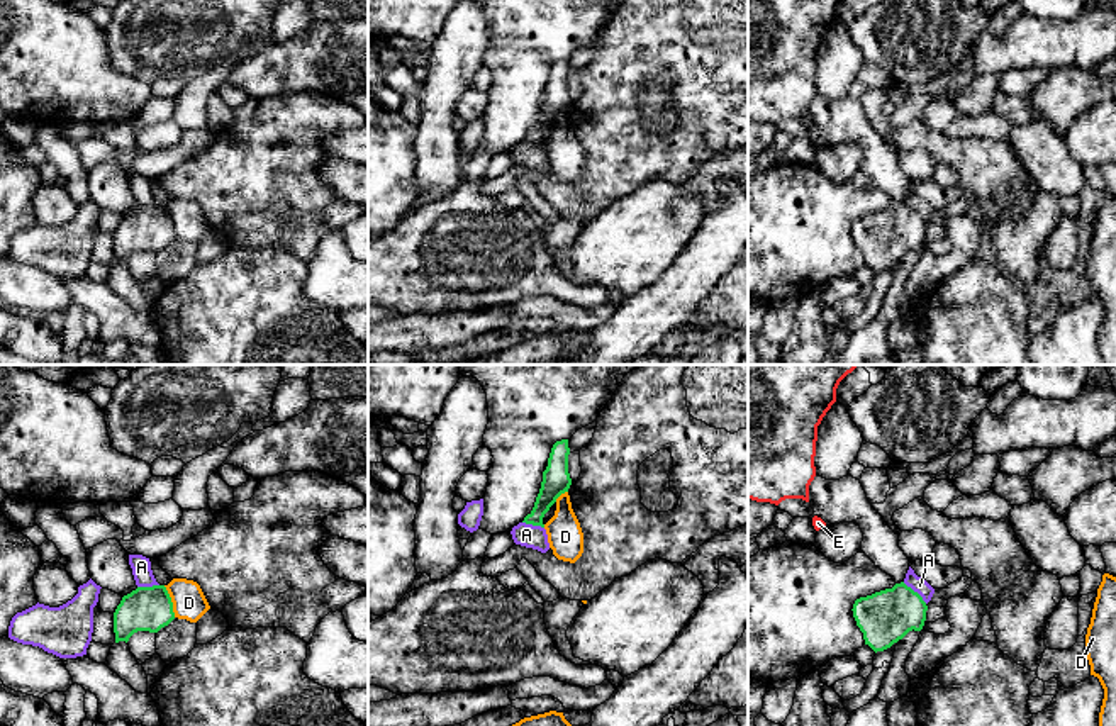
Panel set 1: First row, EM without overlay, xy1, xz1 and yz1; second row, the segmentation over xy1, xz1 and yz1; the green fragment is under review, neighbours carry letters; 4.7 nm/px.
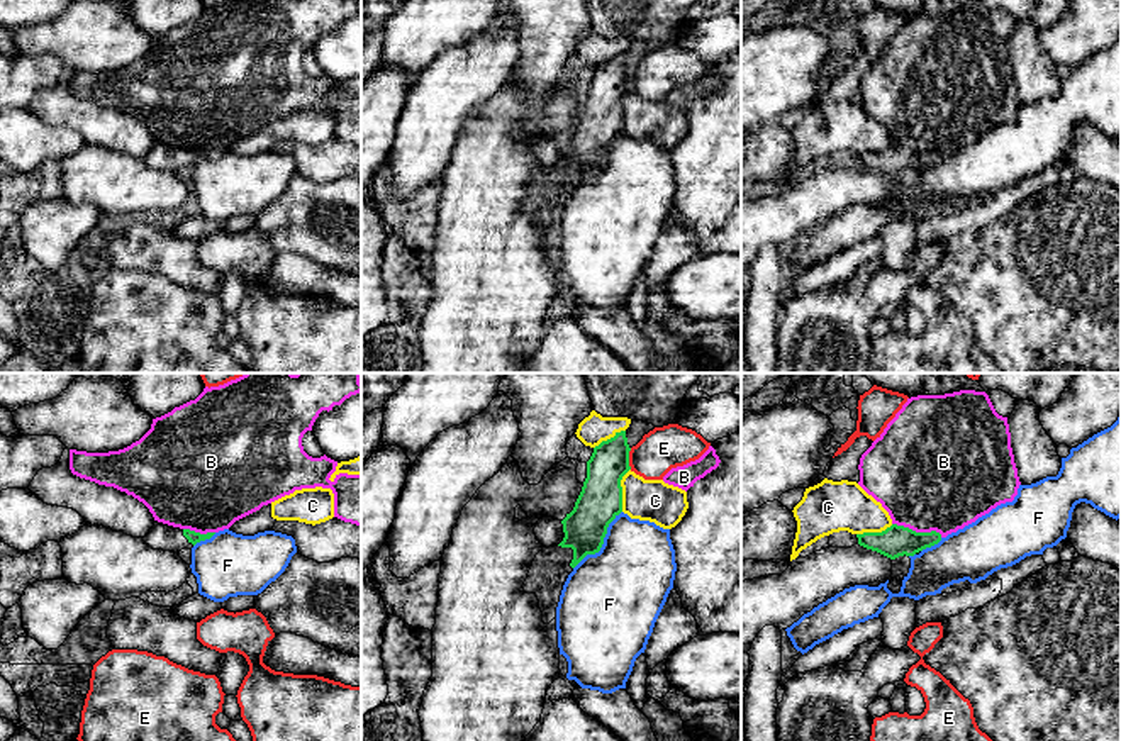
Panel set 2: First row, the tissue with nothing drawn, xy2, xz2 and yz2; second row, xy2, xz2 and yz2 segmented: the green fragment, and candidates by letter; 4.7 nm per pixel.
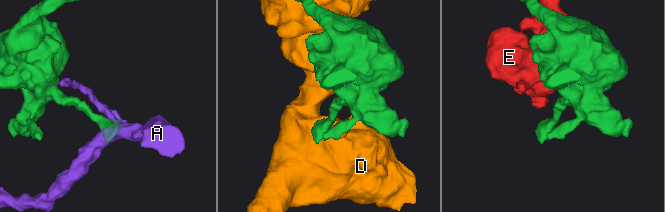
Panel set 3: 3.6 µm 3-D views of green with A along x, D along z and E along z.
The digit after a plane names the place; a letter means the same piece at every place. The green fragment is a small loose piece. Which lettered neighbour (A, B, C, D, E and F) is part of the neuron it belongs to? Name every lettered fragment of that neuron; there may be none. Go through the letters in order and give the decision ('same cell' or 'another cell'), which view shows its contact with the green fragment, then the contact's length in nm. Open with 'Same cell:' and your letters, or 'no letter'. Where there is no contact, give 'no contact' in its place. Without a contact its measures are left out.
Same cell: no letter
A: another cell; contact in yz1; length 160 nm
B: another cell; contact in yz2; length 240 nm
C: another cell; contact in xz2; length 220 nm
D: another cell; contact in xy1; length 160 nm
E: another cell; contact in xz2; length 100 nm
F: another cell; contact in xz2; length 360 nm

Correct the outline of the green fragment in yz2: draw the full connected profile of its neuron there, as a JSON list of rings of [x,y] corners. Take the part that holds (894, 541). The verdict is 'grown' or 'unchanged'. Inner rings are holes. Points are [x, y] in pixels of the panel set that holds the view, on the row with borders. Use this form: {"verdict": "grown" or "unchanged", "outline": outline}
{"verdict": "unchanged", "outline": [[[892,524],[882,532],[856,534],[856,538],[860,546],[877,551],[890,560],[904,554],[914,556],[916,553],[931,548],[941,541],[941,534],[936,531],[916,532],[897,524]]]}

